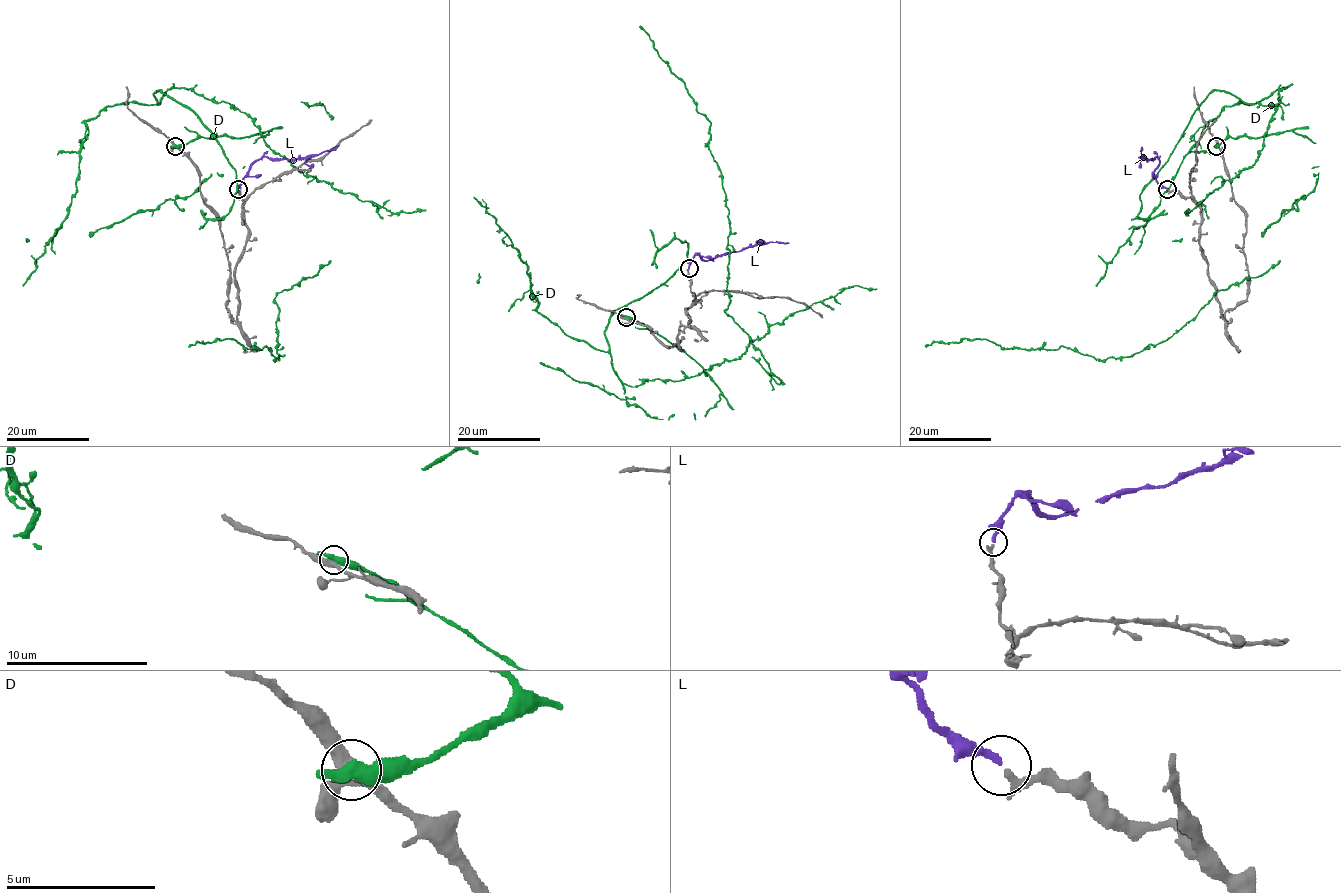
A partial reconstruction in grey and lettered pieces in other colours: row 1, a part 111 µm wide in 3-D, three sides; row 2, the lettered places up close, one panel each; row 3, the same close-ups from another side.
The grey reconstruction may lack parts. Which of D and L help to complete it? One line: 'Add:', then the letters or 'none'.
Add: L

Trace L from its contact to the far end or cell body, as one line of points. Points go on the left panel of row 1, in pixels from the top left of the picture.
L: (238, 189), (247, 171), (265, 156), (296, 159), (338, 147)

